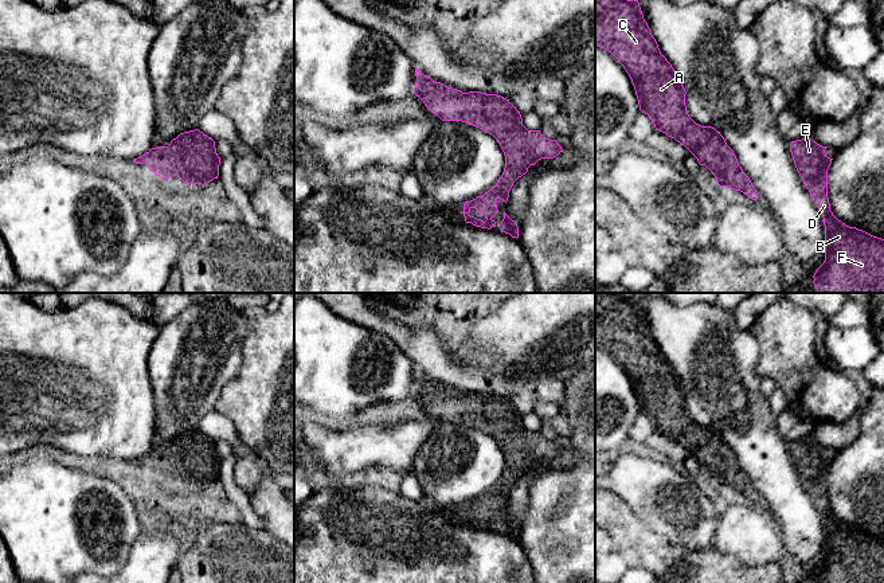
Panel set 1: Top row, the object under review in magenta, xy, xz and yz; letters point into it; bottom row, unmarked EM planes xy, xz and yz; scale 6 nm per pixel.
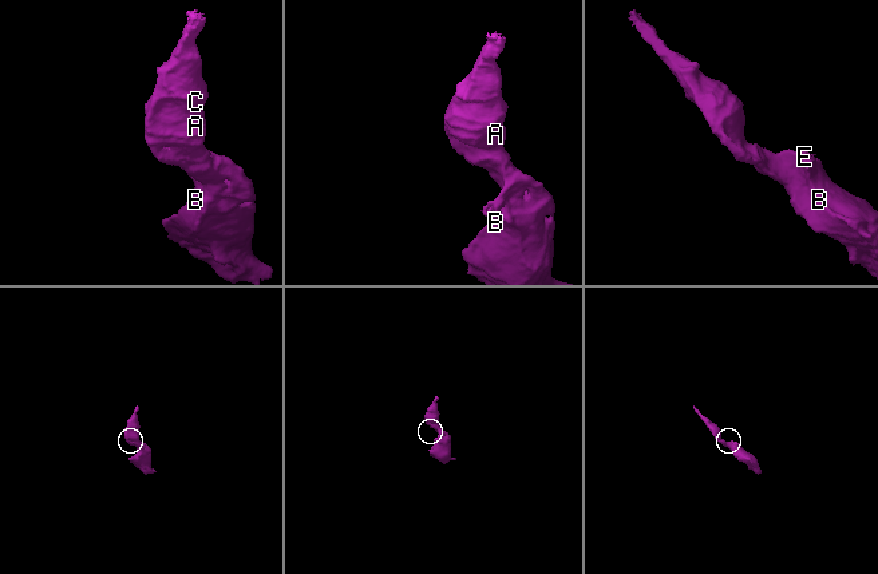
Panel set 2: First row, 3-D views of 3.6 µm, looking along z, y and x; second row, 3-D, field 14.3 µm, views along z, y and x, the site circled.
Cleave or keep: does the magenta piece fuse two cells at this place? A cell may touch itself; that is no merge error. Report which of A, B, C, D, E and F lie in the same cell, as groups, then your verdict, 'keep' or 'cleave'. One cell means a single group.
A B C D E F | keep

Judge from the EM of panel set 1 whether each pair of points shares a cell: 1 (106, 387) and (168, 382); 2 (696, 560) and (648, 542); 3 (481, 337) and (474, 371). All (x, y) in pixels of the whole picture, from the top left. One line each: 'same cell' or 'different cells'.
1: different cells
2: same cell
3: different cells

